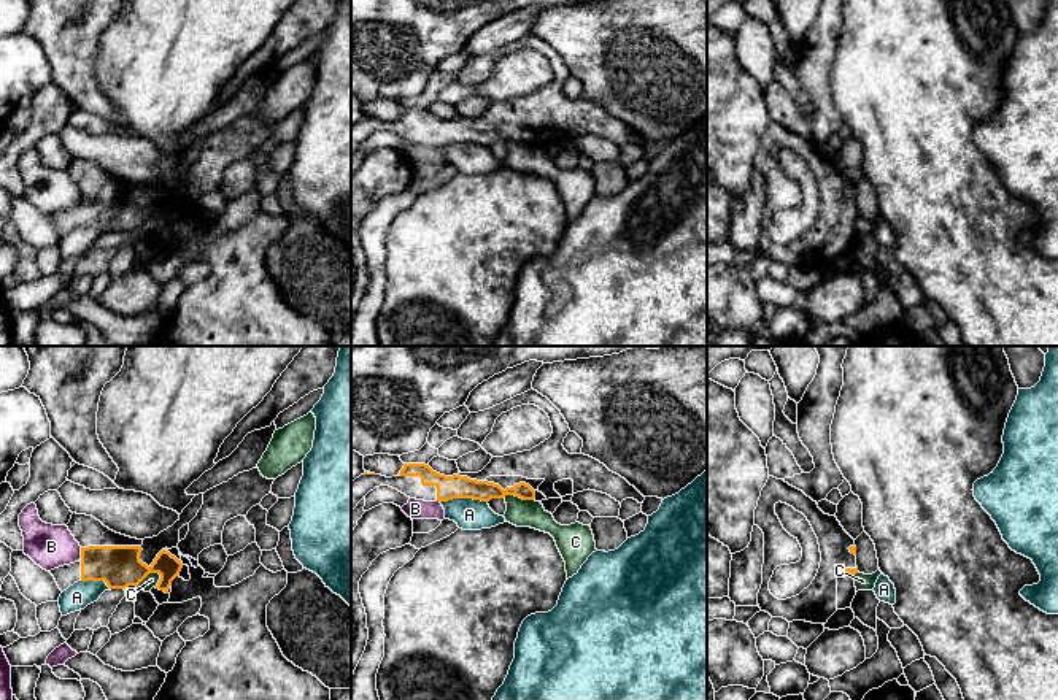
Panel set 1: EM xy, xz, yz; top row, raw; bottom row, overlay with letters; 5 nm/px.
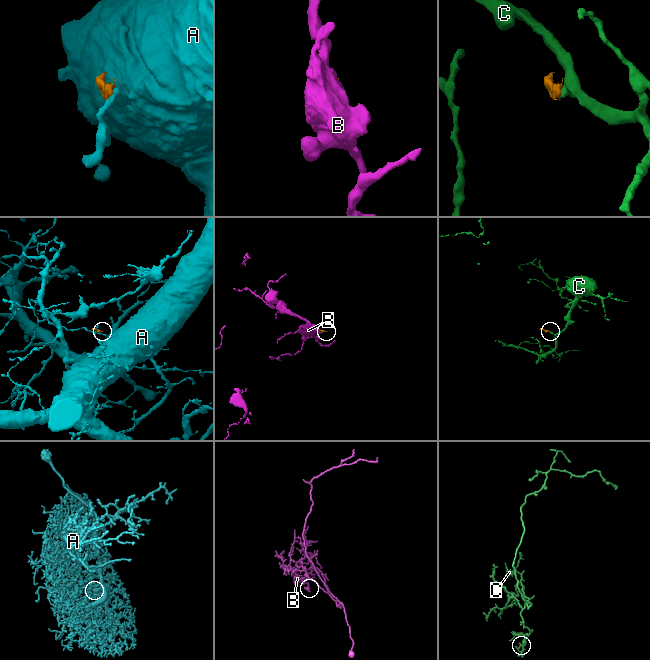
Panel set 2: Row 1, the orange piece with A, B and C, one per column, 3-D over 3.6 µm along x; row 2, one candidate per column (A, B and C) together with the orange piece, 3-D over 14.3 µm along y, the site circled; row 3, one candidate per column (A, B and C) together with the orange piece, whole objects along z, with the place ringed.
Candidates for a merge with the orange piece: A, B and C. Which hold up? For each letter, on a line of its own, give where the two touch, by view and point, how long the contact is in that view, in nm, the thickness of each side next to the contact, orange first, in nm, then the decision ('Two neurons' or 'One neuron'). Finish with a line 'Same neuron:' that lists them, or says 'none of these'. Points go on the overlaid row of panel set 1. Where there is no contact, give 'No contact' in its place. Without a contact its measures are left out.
A: Touches orange at xz (463, 497). Shared border 240 nm. Thickness 120 nm (orange) against 160 nm. Two neurons
B: Touches orange at xy (81, 554). Shared border 70 nm. Thickness 220 nm (orange) against 220 nm. Two neurons
C: Touches orange at xy (148, 573). Shared border 140 nm. Thickness 220 nm (orange) against 70 nm. Two neurons
Same neuron: none of these

